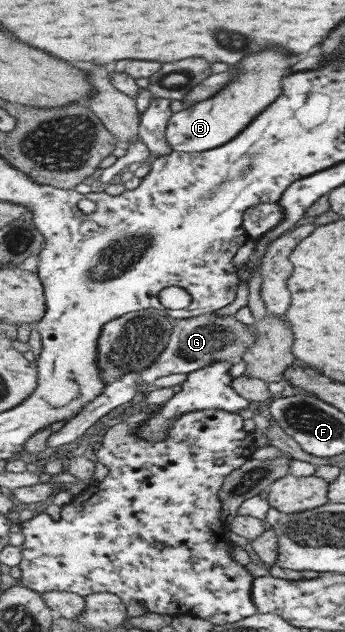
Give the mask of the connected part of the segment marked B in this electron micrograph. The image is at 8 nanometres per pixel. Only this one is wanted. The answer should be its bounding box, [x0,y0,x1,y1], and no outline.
[167,49,303,152]

